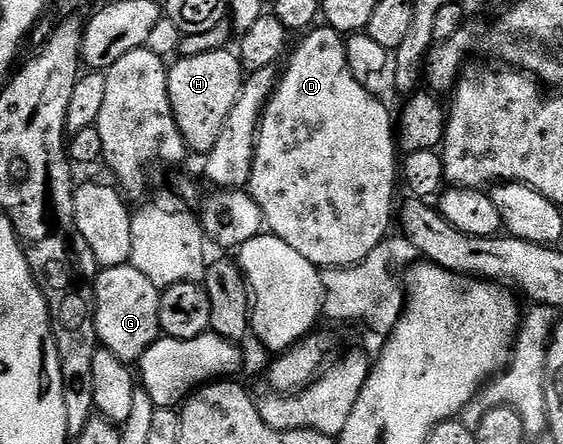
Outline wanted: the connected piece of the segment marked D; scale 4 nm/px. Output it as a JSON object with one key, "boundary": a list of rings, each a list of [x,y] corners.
{"boundary":[[[316,27],[305,32],[296,50],[291,50],[287,58],[288,66],[284,73],[279,74],[276,89],[268,100],[264,114],[260,116],[260,130],[256,132],[256,150],[254,151],[254,163],[250,171],[250,179],[246,191],[258,203],[258,207],[264,216],[264,224],[270,230],[272,236],[282,239],[282,243],[290,243],[298,255],[306,255],[310,263],[314,263],[321,270],[340,269],[359,264],[381,248],[384,236],[388,233],[388,224],[394,221],[394,205],[392,200],[396,197],[396,185],[398,189],[398,143],[394,134],[394,113],[389,106],[384,105],[376,98],[371,88],[365,82],[357,79],[350,71],[346,59],[345,38],[336,30],[327,27]]]}

